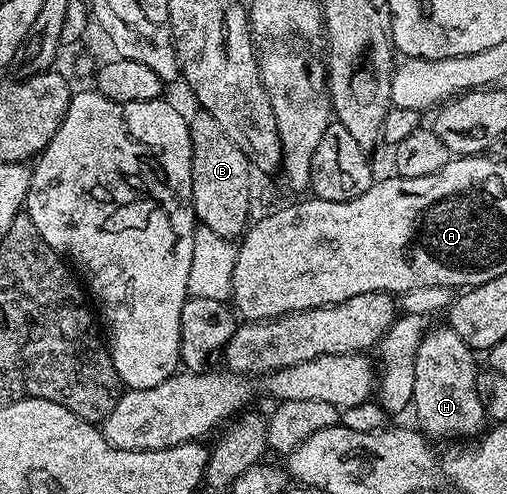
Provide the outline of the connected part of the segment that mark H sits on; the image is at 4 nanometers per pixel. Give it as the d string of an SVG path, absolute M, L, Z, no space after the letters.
M448 324L430 328L422 337L414 357L411 409L417 412L416 424L426 437L473 439L486 428L485 404L479 399L477 390L479 366L473 357L476 357L474 350Z

